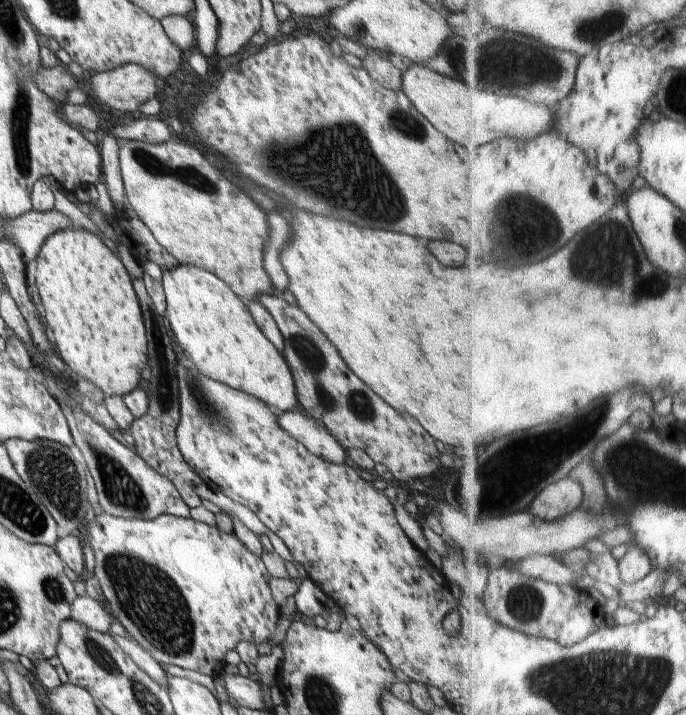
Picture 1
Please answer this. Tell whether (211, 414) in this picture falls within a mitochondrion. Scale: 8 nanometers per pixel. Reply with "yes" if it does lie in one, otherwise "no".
yes

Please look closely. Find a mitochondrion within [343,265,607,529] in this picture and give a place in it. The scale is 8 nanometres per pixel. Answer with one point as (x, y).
(542, 467)

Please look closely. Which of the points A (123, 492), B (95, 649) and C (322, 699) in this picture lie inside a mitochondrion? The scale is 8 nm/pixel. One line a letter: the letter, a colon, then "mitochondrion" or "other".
A: mitochondrion
B: mitochondrion
C: mitochondrion

